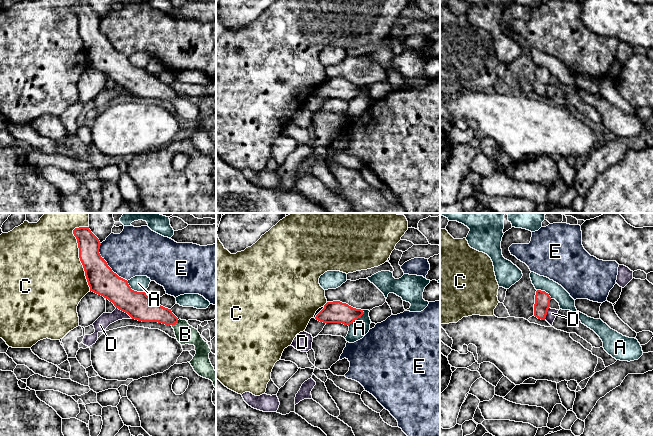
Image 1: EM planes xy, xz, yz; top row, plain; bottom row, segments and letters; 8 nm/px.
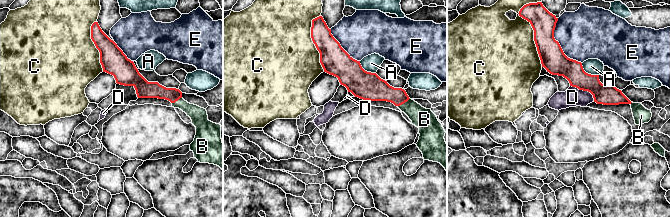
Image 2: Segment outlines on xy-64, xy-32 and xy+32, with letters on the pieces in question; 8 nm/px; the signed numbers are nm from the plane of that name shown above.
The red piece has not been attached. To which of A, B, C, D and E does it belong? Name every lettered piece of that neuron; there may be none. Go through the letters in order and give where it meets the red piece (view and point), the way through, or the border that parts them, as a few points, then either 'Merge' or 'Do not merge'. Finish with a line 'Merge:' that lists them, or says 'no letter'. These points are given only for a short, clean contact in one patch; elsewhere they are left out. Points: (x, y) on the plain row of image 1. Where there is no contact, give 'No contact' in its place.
A: Touches red at xy (133, 66). Do not merge
B: Touches red at xy (174, 100). Path across: xy (147, 86), (164, 91), (174, 100), (185, 110). Merge
C: Touches red at xy (79, 33). Do not merge
D: Touches red at xy (124, 87). Do not merge
E: Touches red at xy (107, 40). Boundary: xy (100, 19), (100, 32), (114, 48), (127, 57). Do not merge
Merge: B

